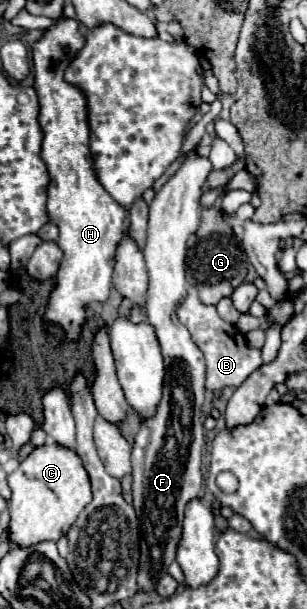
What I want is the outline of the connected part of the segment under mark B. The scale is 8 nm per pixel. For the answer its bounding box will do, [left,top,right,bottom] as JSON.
[178,288,264,390]

